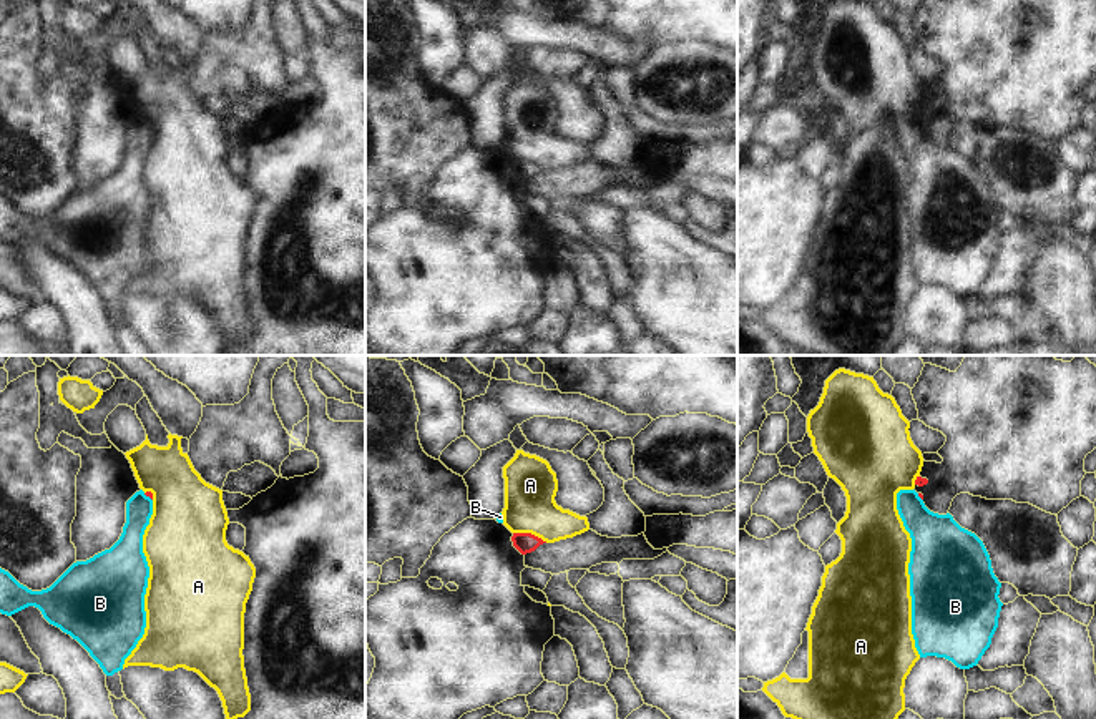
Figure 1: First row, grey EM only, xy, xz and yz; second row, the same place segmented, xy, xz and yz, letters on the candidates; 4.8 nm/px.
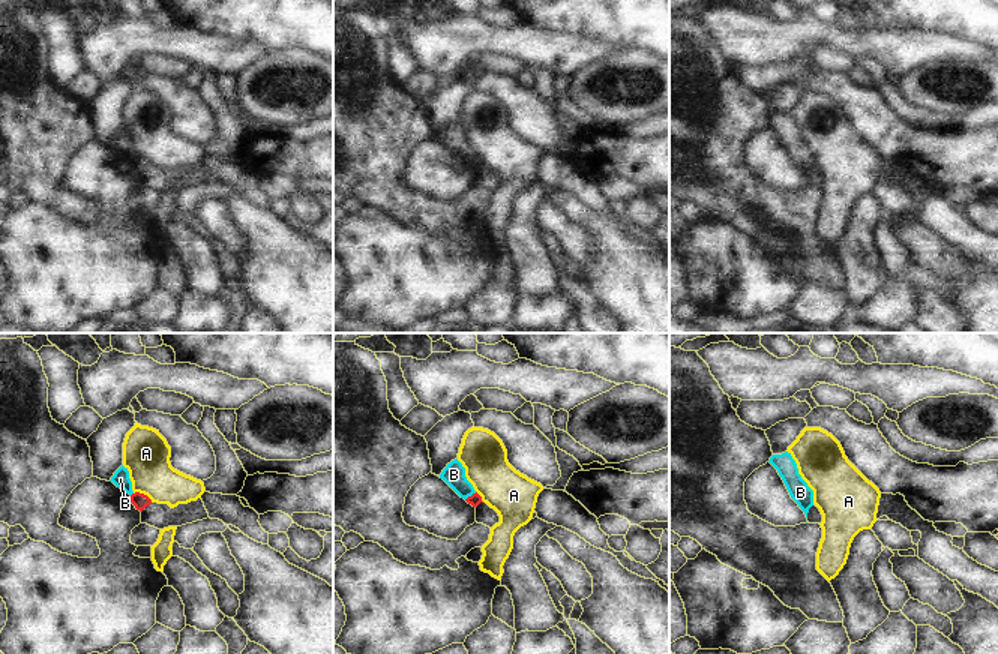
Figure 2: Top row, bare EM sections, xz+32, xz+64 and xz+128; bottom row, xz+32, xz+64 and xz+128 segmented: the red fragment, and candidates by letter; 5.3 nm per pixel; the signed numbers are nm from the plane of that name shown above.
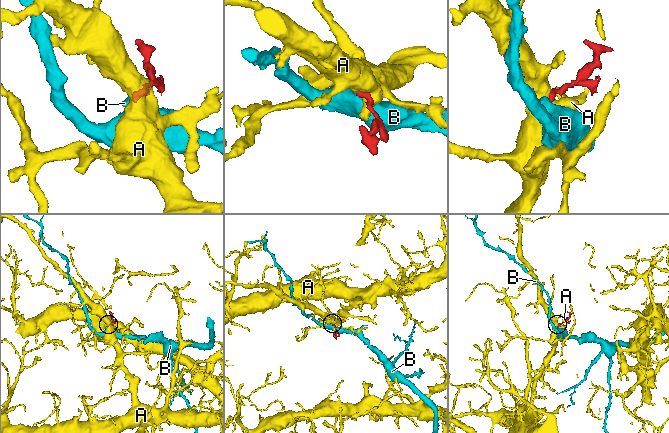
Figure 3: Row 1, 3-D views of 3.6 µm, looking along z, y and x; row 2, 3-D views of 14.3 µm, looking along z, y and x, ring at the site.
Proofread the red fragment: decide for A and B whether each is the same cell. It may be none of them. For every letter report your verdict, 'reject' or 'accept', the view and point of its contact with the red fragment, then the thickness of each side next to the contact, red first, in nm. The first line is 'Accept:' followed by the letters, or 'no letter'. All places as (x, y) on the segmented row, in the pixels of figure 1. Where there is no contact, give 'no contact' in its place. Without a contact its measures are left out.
Accept: no letter
A: reject | xz (530, 533) | 100/260 nm
B: reject | xy (148, 495) | 30/130 nm

